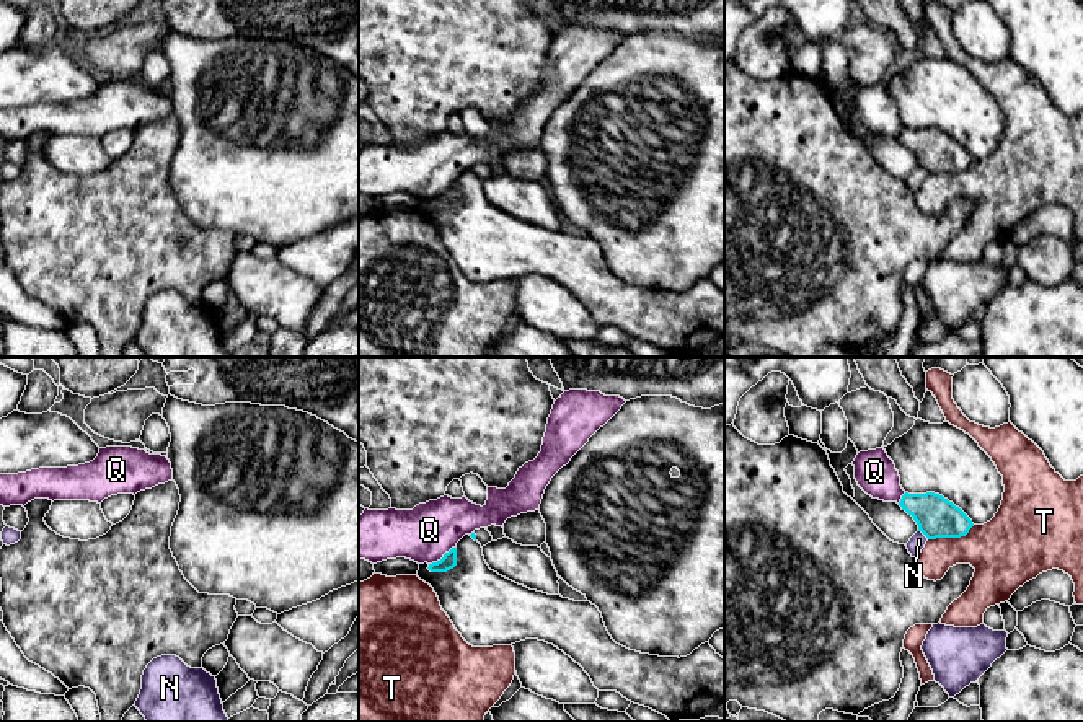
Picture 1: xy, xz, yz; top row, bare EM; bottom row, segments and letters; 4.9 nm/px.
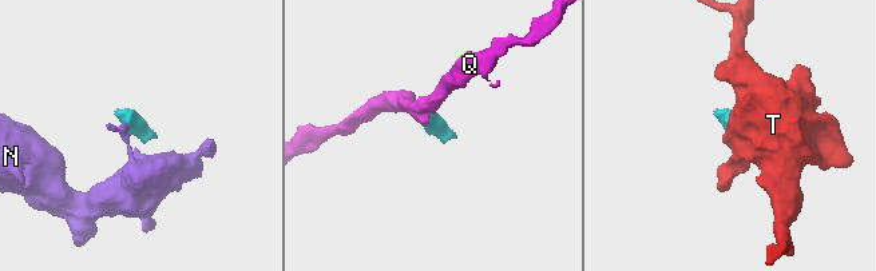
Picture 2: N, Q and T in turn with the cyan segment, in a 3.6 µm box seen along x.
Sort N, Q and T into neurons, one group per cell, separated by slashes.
N / Q / T

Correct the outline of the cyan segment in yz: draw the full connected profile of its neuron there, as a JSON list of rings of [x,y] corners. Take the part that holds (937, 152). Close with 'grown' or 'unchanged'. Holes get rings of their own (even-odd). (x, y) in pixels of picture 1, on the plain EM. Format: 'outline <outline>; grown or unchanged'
outline [[[905,127],[899,140],[913,152],[918,166],[928,174],[961,173],[974,161],[972,155],[959,142],[935,127]]]; unchanged

